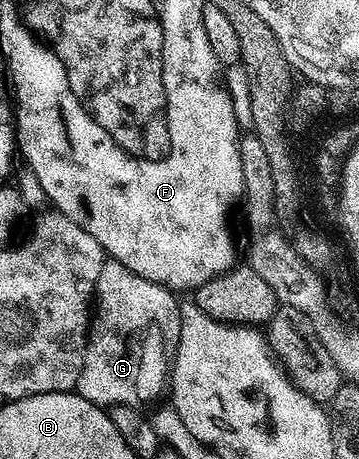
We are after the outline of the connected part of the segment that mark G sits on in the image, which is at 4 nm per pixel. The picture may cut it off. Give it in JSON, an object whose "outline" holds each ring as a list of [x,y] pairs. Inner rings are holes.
{"outline":[[[107,259],[99,275],[95,308],[86,340],[84,367],[80,372],[76,392],[83,399],[94,401],[102,407],[145,407],[148,401],[156,402],[162,396],[157,391],[157,375],[172,374],[172,353],[181,330],[180,302],[180,298],[164,285],[151,283],[150,280],[135,275],[130,268],[124,267],[123,263]]]}

